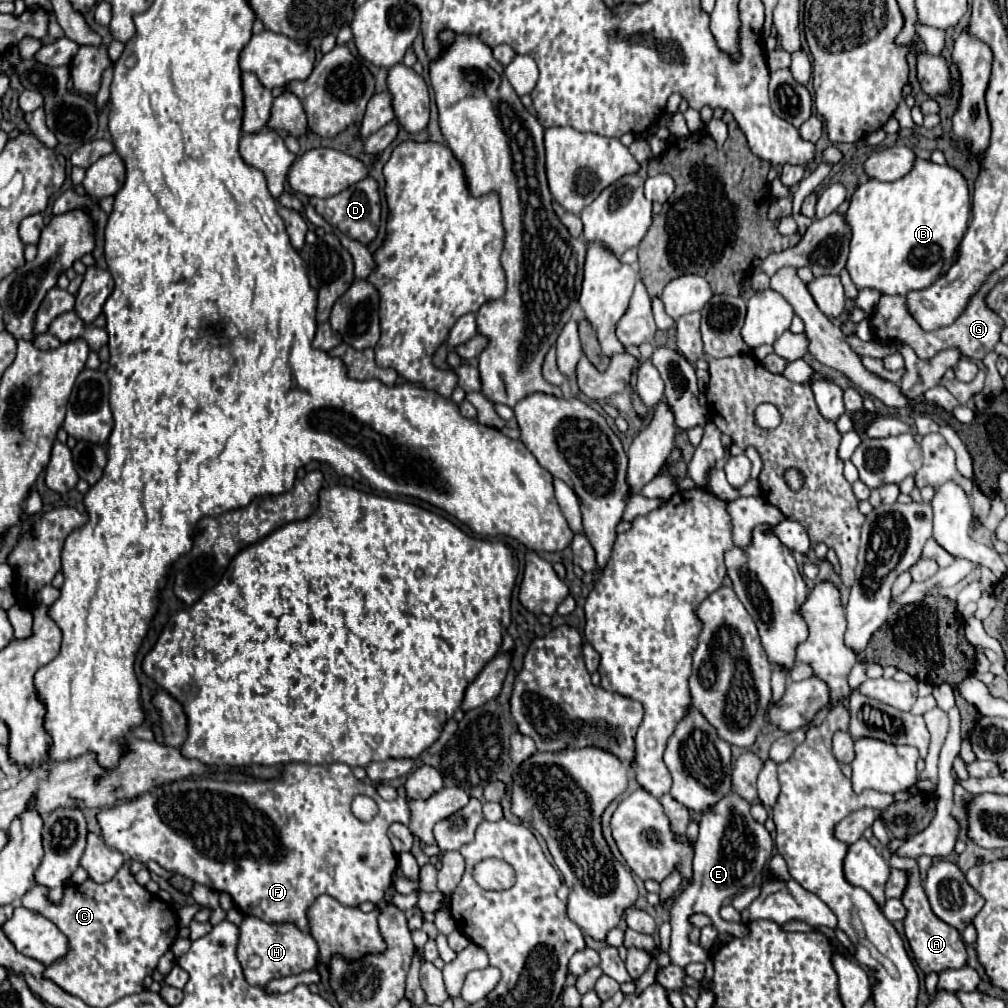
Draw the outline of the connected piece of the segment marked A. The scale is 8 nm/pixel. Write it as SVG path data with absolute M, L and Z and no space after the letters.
M892 856L890 858L890 866L894 868L902 868L902 870L908 870L910 874L910 882L908 882L908 888L902 896L902 902L908 910L906 918L904 918L904 930L906 930L906 938L910 942L910 948L914 952L914 958L918 962L918 966L924 970L924 974L930 974L930 972L942 972L946 968L962 968L966 966L966 948L964 948L964 942L960 938L960 932L954 930L952 926L948 926L946 922L942 922L930 908L928 904L928 898L922 890L922 882L918 878L918 866L916 866L916 860L912 858L900 858L900 856Z

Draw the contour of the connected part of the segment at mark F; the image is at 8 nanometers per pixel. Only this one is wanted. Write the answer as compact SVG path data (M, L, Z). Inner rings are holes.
M286 764L280 778L272 778L272 780L262 780L262 782L218 782L218 780L204 780L204 786L200 786L200 792L178 792L178 790L168 790L168 792L146 792L142 794L136 802L112 808L112 810L102 810L98 814L98 822L102 826L102 836L106 840L106 844L110 848L116 848L122 854L128 854L130 860L138 860L138 862L148 862L148 860L156 860L162 868L166 870L174 870L180 872L188 878L192 878L198 884L204 884L216 892L226 892L232 896L234 906L244 914L244 916L258 916L266 922L290 922L294 926L298 926L302 932L310 928L308 924L308 908L314 904L314 900L322 894L328 894L332 898L336 898L340 904L344 906L360 906L362 902L374 902L378 904L386 890L392 884L392 874L398 866L398 856L390 844L388 838L388 828L394 822L402 822L404 826L408 826L410 822L410 808L408 802L404 798L396 798L392 802L386 802L384 798L380 798L380 794L376 792L374 784L364 784L358 782L350 770L348 764L328 764L328 766L314 766L314 764ZM358 794L366 794L370 796L376 804L378 804L378 814L370 820L370 822L362 822L358 820L352 810L350 810L350 802L354 796Z

